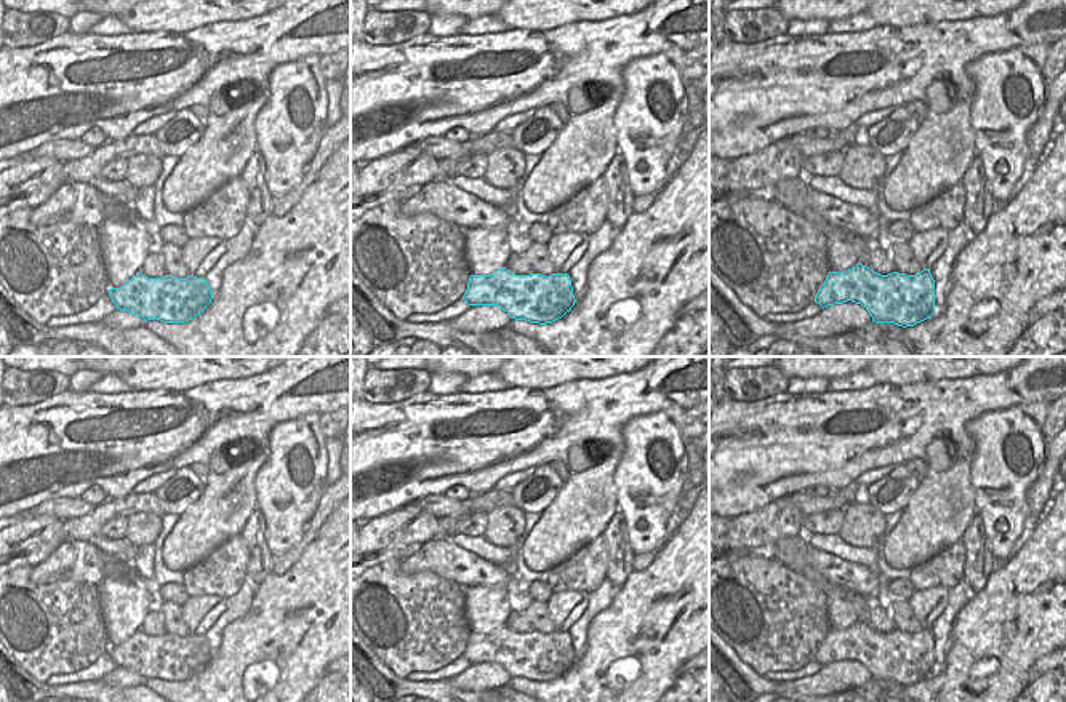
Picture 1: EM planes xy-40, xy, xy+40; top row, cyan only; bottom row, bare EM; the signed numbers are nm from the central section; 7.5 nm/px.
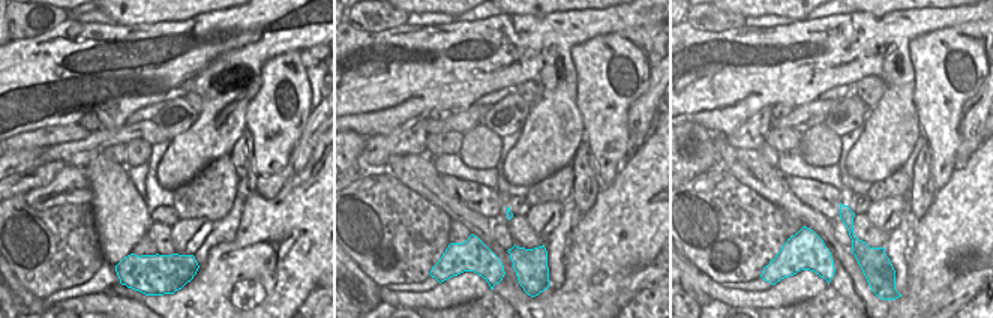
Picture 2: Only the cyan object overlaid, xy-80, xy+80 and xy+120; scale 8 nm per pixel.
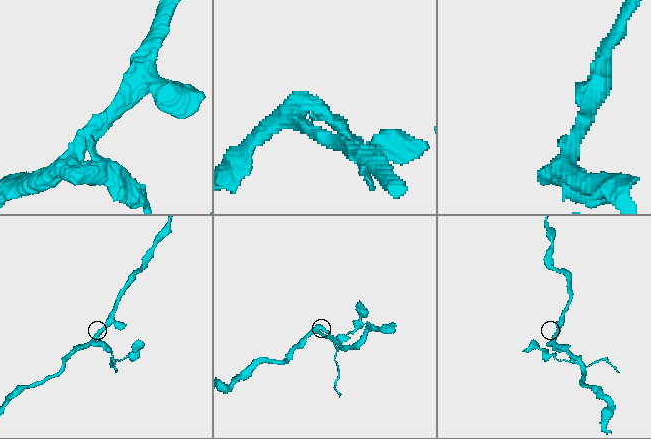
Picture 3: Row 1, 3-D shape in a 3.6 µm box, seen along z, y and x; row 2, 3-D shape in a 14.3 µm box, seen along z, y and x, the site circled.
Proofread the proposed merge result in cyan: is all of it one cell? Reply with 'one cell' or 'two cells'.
two cells

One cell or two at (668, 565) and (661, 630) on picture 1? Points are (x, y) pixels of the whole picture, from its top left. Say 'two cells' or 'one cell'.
one cell

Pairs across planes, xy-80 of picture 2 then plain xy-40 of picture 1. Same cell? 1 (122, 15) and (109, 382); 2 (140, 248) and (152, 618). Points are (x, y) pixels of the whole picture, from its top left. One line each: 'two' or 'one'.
1: two
2: one

